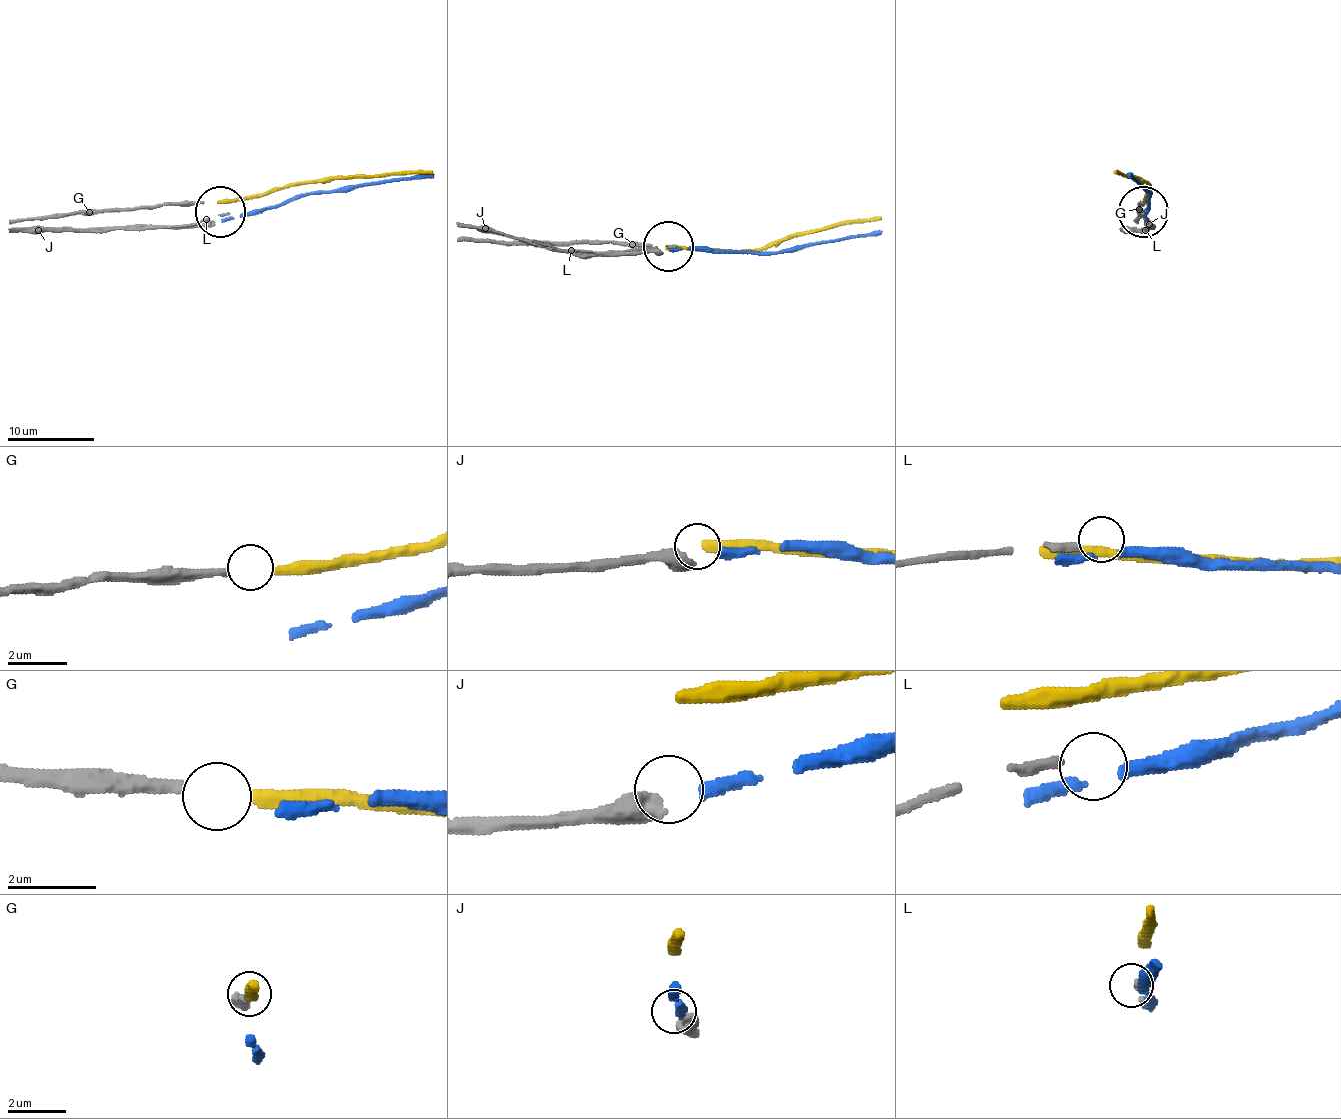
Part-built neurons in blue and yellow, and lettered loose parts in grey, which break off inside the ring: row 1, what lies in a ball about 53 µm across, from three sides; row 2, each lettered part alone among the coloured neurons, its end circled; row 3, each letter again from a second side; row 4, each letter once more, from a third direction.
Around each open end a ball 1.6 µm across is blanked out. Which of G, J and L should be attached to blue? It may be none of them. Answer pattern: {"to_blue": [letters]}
{"to_blue": ["J"]}

